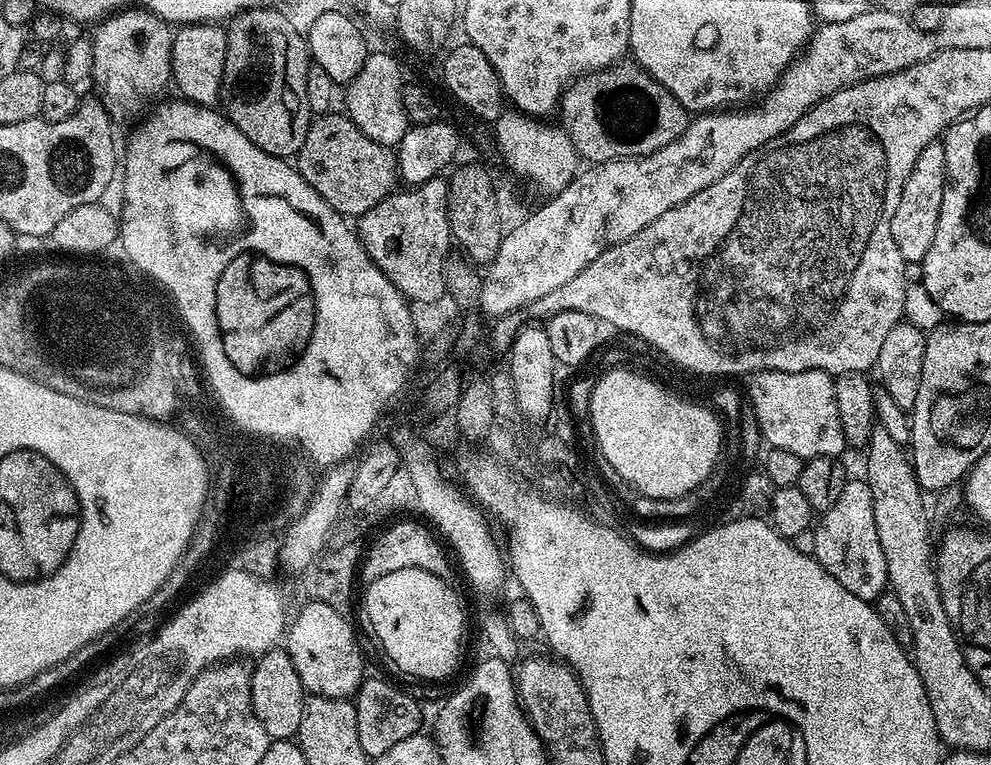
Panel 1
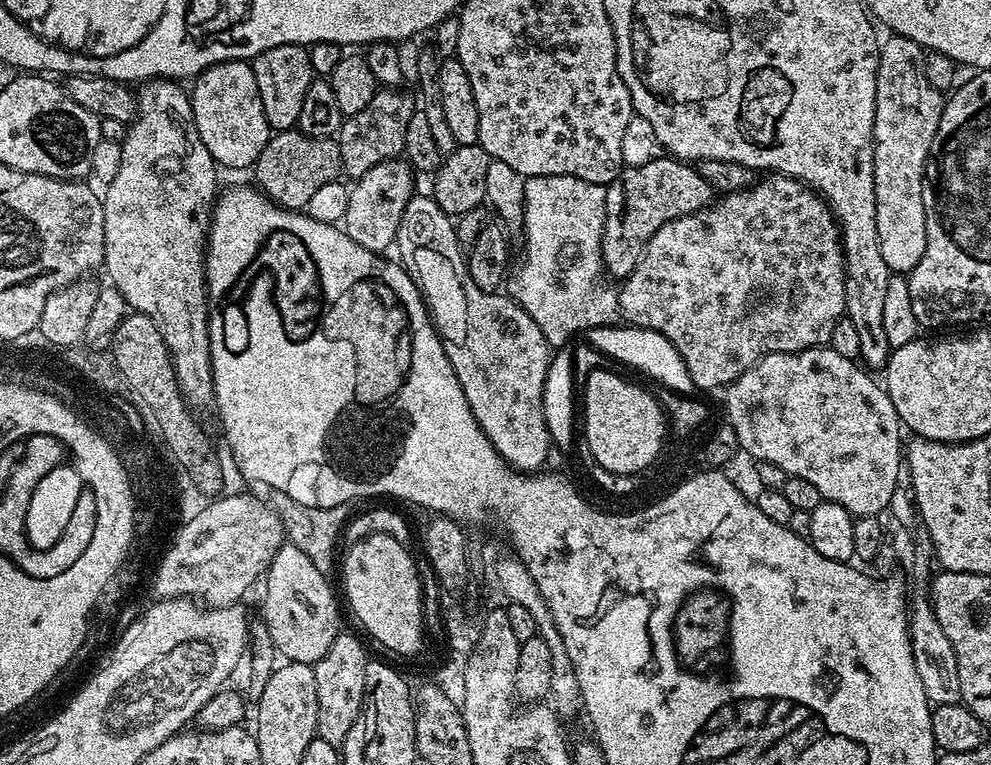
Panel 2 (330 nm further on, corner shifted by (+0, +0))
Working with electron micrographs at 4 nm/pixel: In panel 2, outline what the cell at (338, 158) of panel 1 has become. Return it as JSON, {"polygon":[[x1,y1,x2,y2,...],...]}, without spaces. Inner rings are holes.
{"polygon":[[299,130,276,132,269,135,254,165,255,172,255,183,272,203,283,208,304,210,336,175,341,175,340,145,335,139,314,138]]}

